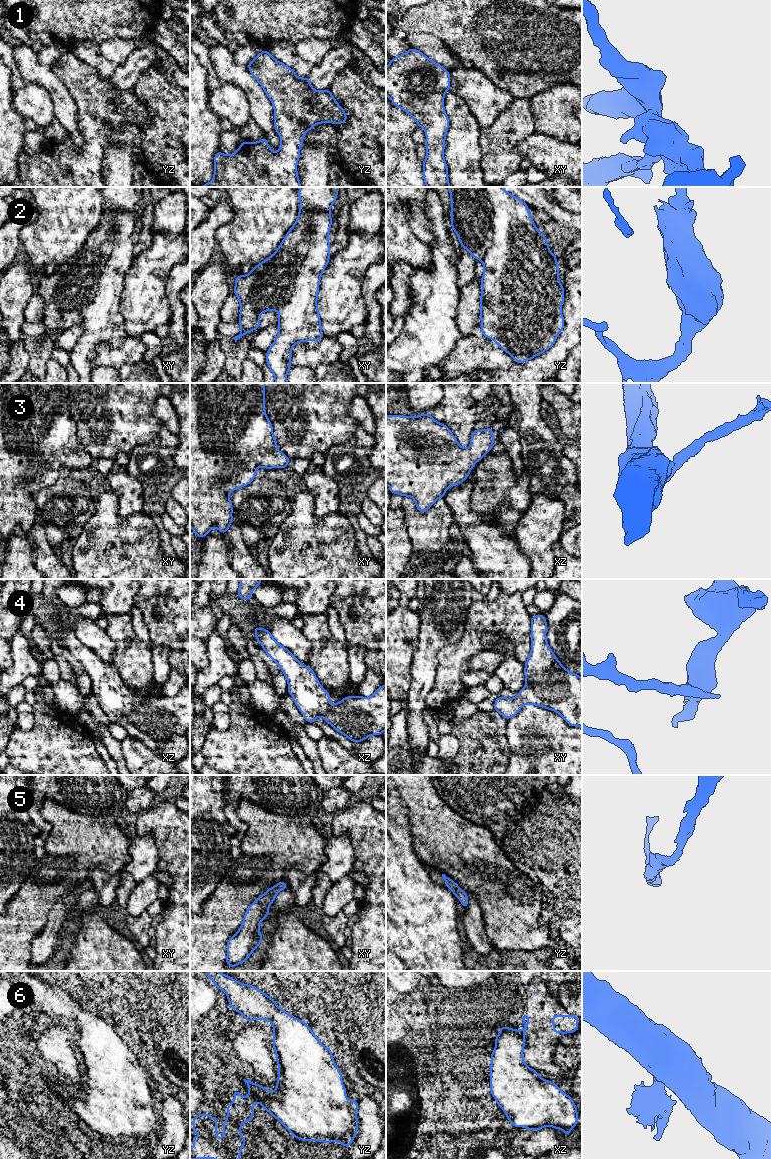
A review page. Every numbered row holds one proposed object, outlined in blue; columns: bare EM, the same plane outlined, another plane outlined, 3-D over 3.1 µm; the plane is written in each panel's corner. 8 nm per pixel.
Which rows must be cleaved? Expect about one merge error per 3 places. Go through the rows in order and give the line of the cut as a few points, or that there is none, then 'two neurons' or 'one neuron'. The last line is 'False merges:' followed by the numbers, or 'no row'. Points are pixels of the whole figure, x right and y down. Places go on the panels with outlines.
1: cut none; one neuron
2: cut none; one neuron
3: cut none; one neuron
4: cut none; one neuron
5: cut none; one neuron
6: cut yz (249, 1094), (256, 1100); two neurons
False merges: 6

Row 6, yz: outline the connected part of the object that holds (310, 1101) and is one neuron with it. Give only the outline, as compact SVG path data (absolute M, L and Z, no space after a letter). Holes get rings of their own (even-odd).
M207 971L208 977L214 982L215 986L226 993L229 1005L235 1012L241 1013L247 1022L256 1019L269 1020L272 1022L274 1036L273 1048L276 1053L278 1064L278 1079L274 1092L266 1090L261 1084L243 1079L248 1084L249 1095L254 1096L259 1104L271 1113L274 1118L280 1121L283 1126L294 1135L296 1139L304 1141L319 1141L331 1143L338 1141L348 1148L357 1134L357 1110L358 1101L346 1098L346 1088L342 1083L342 1073L334 1062L331 1049L325 1048L318 1037L313 1033L306 1022L290 1015L281 1009L274 1000L257 987L240 983L226 974L218 971Z

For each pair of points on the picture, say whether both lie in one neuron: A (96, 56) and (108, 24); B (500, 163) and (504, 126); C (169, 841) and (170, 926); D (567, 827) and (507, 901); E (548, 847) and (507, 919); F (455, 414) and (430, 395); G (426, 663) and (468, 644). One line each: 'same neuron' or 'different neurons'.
A: different neurons
B: same neuron
C: same neuron
D: different neurons
E: different neurons
F: different neurons
G: different neurons

